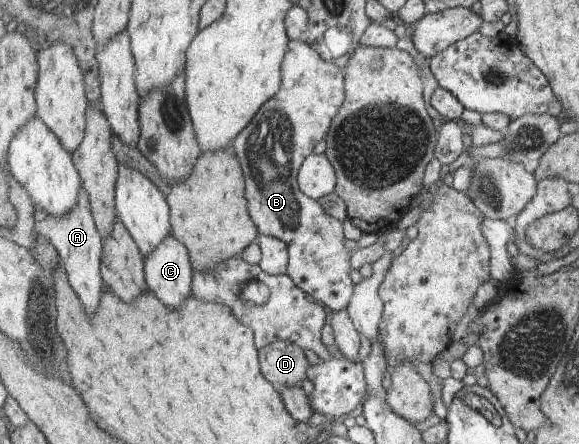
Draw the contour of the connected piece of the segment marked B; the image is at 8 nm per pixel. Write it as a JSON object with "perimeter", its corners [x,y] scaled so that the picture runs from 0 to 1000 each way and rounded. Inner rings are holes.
{"perimeter":[[[518,88],[515,92],[501,95],[501,115],[494,119],[494,133],[489,142],[487,160],[489,185],[485,191],[485,205],[480,207],[477,218],[472,218],[449,250],[446,259],[437,268],[434,288],[425,291],[418,297],[416,304],[411,304],[409,313],[402,318],[401,327],[406,333],[406,340],[416,363],[418,381],[425,399],[425,439],[430,448],[430,480],[437,489],[439,502],[444,507],[447,525],[459,525],[459,529],[470,529],[470,534],[480,534],[487,543],[494,545],[497,552],[499,565],[499,601],[496,617],[506,626],[509,635],[528,660],[535,660],[537,667],[542,667],[542,673],[556,687],[563,687],[570,705],[587,705],[594,696],[603,691],[606,671],[610,669],[613,640],[608,637],[604,619],[608,619],[608,597],[604,597],[604,565],[598,559],[598,529],[594,529],[594,502],[584,493],[566,484],[560,475],[560,466],[549,457],[542,446],[532,444],[520,426],[513,405],[516,381],[520,378],[522,367],[528,363],[528,356],[539,347],[542,331],[549,318],[556,318],[566,300],[566,291],[573,282],[573,270],[584,259],[584,250],[591,241],[591,234],[596,225],[596,153],[591,153],[585,146],[580,146],[577,140],[570,140],[554,126],[554,119],[549,119],[549,113],[544,113],[541,106],[532,101],[532,95],[527,88]]]}

